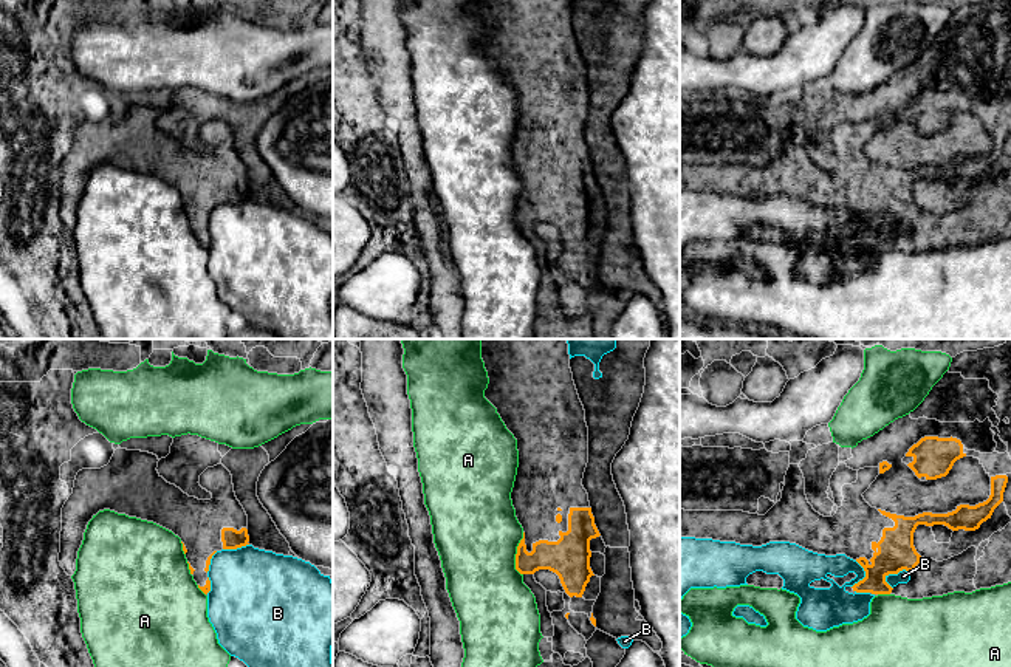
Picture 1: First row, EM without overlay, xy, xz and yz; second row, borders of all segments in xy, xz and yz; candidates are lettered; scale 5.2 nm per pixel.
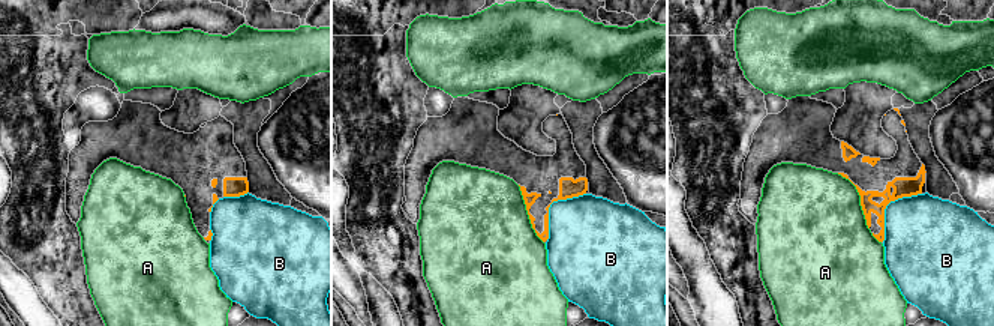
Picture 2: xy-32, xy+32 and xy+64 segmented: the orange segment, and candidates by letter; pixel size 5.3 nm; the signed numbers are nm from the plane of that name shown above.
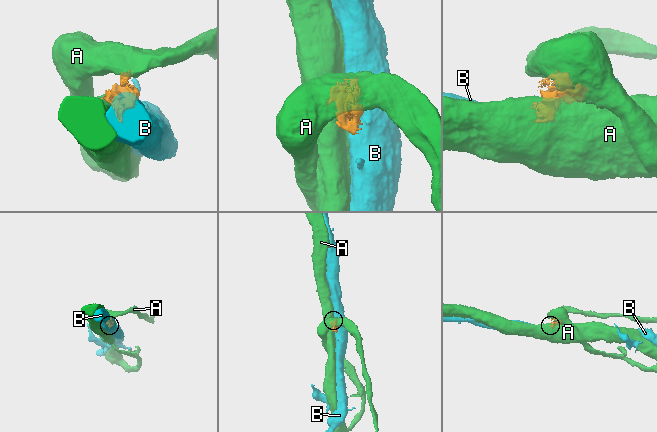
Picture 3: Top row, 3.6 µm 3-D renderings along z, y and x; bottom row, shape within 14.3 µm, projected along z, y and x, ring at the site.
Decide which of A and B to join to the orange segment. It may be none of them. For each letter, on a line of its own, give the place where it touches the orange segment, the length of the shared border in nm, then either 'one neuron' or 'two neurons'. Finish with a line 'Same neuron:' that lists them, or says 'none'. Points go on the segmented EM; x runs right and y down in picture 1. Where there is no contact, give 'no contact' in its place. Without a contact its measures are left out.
A: xz (516, 554) | 220 nm | two neurons
B: yz (895, 573) | 140 nm | two neurons
Same neuron: none

